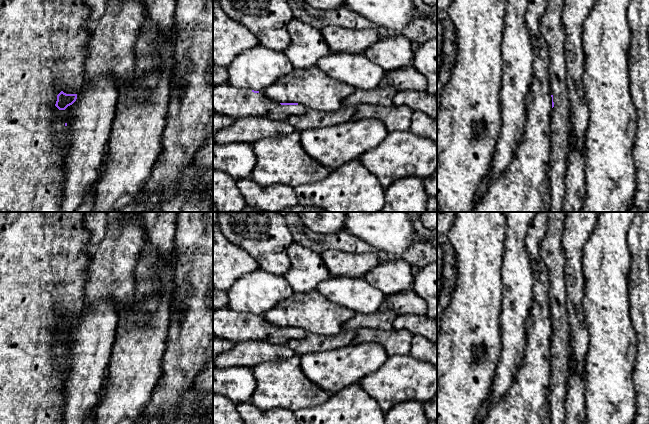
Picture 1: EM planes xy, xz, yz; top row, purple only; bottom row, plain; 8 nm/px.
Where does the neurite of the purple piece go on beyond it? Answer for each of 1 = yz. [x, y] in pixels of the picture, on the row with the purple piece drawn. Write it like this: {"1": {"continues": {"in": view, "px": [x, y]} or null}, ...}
{"1": {"continues": {"in": "yz", "px": [553, 31]}}}

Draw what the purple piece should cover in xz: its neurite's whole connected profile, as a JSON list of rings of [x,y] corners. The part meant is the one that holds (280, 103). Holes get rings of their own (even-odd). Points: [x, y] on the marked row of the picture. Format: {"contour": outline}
{"contour": [[[229,84],[213,86],[213,113],[226,115],[234,120],[242,117],[264,117],[284,121],[293,115],[307,112],[298,103],[278,103],[270,100],[263,92],[234,88]]]}

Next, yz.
{"contour": [[[548,0],[545,13],[541,18],[541,33],[548,45],[550,55],[550,93],[552,97],[552,112],[550,116],[550,210],[549,212],[561,212],[565,201],[565,177],[569,168],[569,153],[571,143],[571,111],[566,84],[566,57],[564,41],[566,30],[562,23],[562,11],[564,0]]]}

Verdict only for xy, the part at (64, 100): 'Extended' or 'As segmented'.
Extended

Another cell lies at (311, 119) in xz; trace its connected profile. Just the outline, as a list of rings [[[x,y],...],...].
[[[342,106],[336,111],[320,111],[309,109],[304,114],[293,115],[286,119],[297,131],[314,129],[317,127],[330,127],[348,123],[355,112],[354,106]]]

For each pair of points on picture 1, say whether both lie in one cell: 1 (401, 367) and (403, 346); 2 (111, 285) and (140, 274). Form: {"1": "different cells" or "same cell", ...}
{"1": "different cells", "2": "different cells"}

